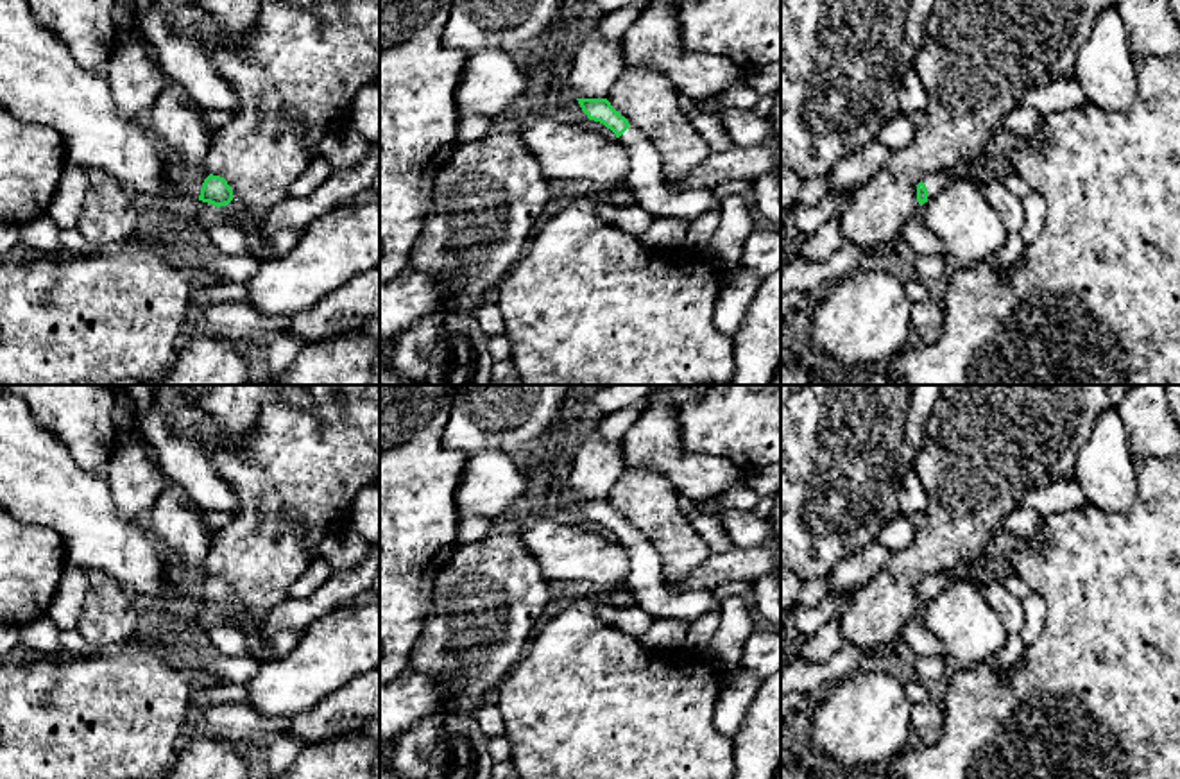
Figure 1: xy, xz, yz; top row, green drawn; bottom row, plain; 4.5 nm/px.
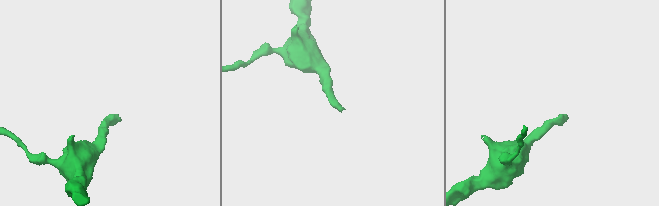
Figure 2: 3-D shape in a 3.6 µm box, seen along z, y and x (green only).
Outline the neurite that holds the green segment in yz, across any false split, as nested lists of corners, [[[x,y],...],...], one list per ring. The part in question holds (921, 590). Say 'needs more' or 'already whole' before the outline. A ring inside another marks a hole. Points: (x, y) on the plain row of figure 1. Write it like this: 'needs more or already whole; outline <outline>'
needs more; outline [[[960,568],[953,571],[929,575],[917,586],[917,602],[919,605],[928,604],[933,596],[936,596],[951,584],[965,582],[981,589],[987,580],[988,575],[981,568],[979,569]]]

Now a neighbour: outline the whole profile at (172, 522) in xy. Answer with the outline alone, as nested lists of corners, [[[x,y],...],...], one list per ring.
[[[165,487],[145,525],[170,561],[202,566],[209,535],[183,487]]]

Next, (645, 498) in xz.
[[[625,467],[607,501],[659,552],[661,573],[670,584],[680,584],[711,555],[680,510],[677,489],[661,471]]]

